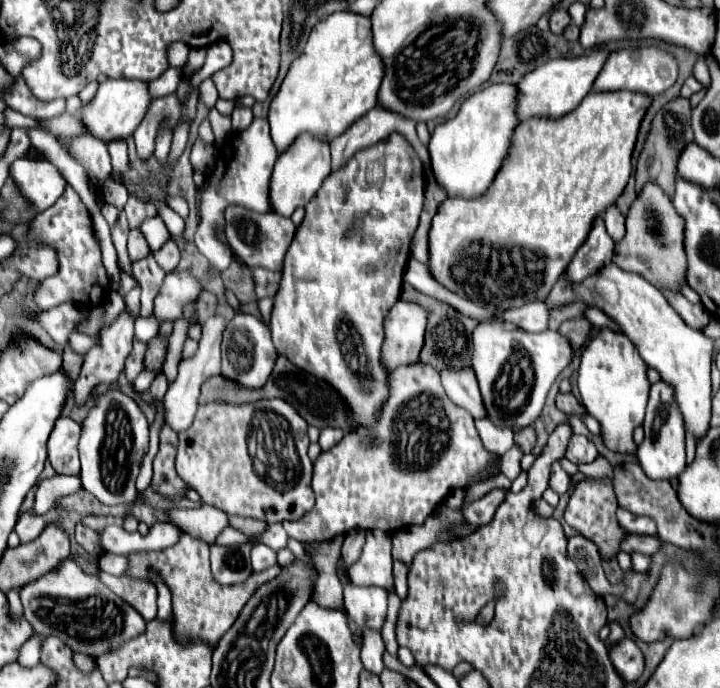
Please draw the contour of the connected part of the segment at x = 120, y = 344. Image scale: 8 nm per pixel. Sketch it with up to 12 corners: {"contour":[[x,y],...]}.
{"contour":[[129,311],[101,331],[73,385],[83,407],[95,385],[115,385],[131,353]]}

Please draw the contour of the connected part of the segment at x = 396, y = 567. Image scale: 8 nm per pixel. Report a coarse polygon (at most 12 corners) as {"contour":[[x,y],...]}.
{"contour":[[393,561],[395,593],[407,595],[407,567],[403,561]]}

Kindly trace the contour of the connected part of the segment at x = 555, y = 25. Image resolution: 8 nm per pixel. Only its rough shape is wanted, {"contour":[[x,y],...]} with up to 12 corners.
{"contour":[[555,9],[549,17],[551,33],[561,35],[571,17],[565,9]]}

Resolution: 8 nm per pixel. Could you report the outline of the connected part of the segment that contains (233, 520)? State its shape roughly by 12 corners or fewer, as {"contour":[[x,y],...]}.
{"contour":[[229,517],[229,525],[247,533],[265,533],[267,523]]}

